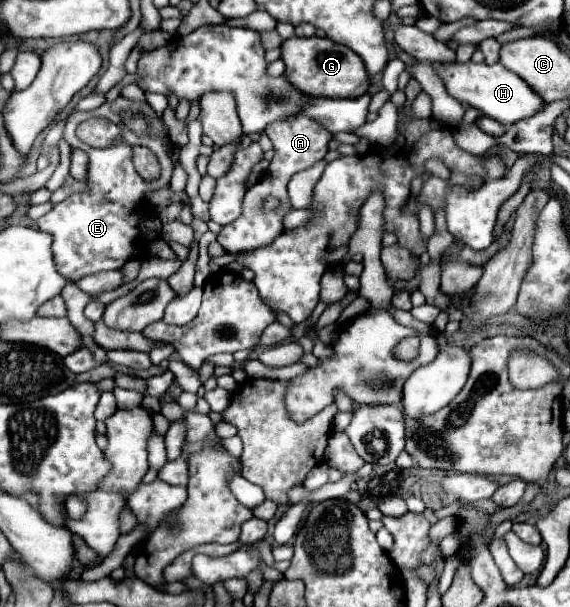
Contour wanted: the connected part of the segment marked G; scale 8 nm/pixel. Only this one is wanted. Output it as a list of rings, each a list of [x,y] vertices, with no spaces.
[[[290,37],[282,43],[282,59],[286,63],[284,77],[314,97],[360,97],[370,87],[370,75],[362,57],[328,37]]]

